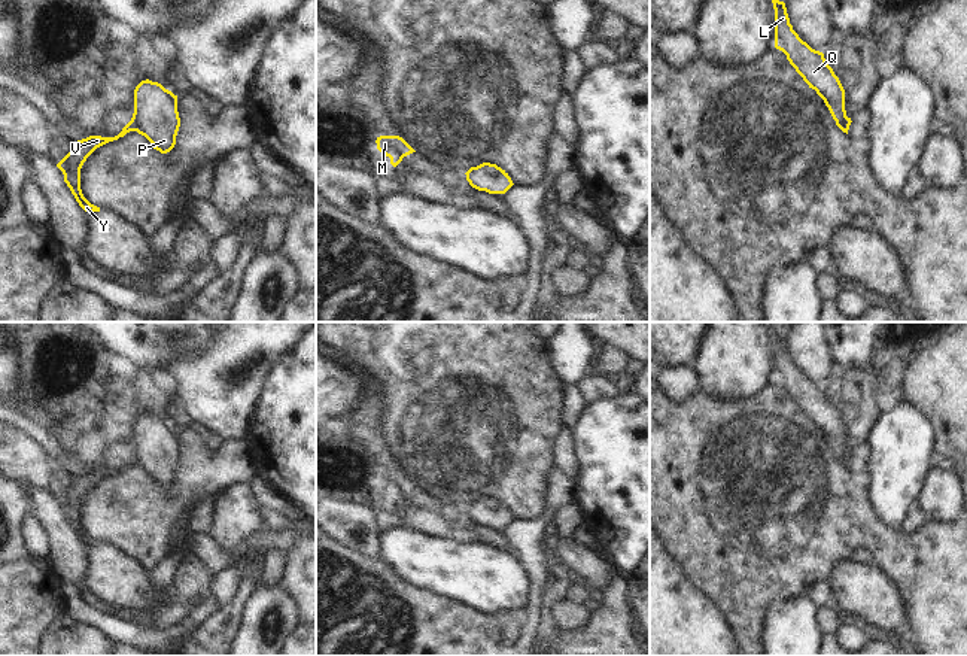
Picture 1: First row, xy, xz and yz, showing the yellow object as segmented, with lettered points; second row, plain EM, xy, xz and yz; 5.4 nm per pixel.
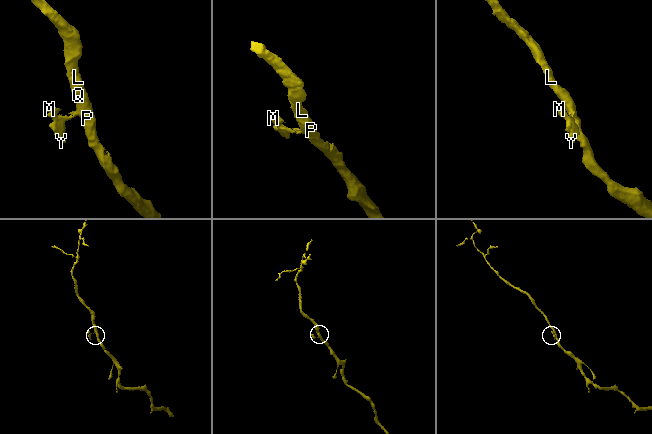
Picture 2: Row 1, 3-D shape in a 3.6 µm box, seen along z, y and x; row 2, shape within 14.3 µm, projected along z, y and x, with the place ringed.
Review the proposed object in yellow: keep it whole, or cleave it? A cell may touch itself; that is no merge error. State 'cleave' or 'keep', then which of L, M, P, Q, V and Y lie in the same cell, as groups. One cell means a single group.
cleave; L P Q / M V Y

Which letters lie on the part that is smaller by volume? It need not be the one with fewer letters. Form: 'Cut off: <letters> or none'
Cut off: M, V, Y

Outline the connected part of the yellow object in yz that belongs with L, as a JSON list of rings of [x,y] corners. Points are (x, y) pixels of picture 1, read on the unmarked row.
[[[772,322],[769,325],[775,343],[775,382],[787,389],[790,398],[809,422],[815,423],[824,434],[836,459],[848,468],[848,464],[843,462],[843,456],[846,455],[845,423],[839,411],[827,398],[824,388],[812,383],[799,371],[790,358],[785,337],[776,332]]]

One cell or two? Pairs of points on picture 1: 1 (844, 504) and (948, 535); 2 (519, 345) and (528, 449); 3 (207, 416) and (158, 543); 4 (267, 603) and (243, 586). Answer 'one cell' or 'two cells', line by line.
1: one cell
2: one cell
3: two cells
4: two cells

